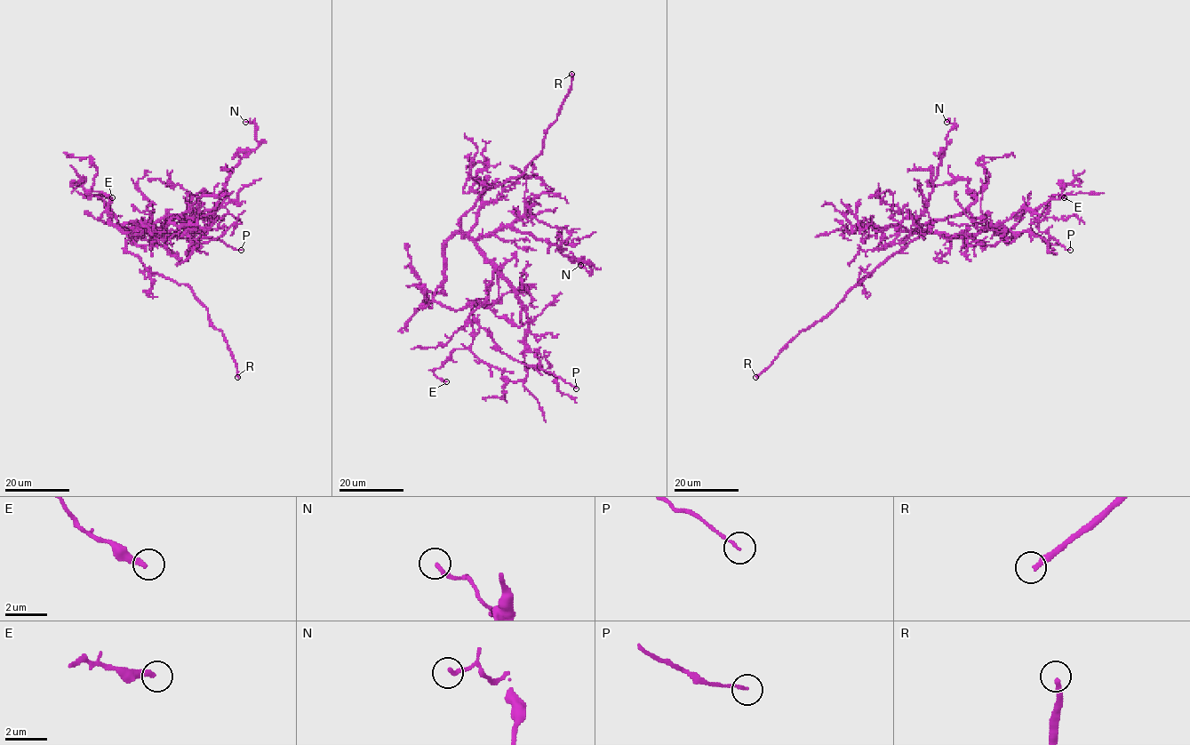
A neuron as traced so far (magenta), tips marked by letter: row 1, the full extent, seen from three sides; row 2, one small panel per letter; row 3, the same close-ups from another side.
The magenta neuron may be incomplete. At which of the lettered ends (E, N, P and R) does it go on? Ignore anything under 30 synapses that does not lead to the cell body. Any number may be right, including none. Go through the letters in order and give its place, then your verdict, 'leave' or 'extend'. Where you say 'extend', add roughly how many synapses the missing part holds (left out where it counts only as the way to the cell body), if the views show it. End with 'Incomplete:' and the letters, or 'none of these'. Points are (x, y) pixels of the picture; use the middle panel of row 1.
E: (446, 381) | leave
N: (580, 265) | leave
P: (576, 388) | leave
R: (571, 74) | extend
Incomplete: R

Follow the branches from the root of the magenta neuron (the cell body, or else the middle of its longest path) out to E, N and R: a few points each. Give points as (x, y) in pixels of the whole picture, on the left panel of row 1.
E: (122, 230), (148, 231), (158, 237), (139, 246), (135, 243), (139, 232), (124, 228), (99, 196), (112, 197)
N: (122, 230), (135, 231), (169, 217), (210, 213), (225, 196), (231, 171), (258, 147), (256, 126), (245, 122)
R: (122, 230), (130, 233), (125, 250), (147, 269), (187, 284), (207, 308), (211, 323), (227, 344), (237, 377)

